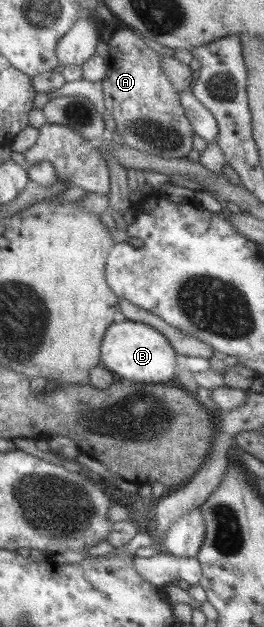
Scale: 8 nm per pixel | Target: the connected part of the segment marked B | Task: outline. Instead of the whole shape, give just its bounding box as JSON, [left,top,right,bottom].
[100,320,176,383]

